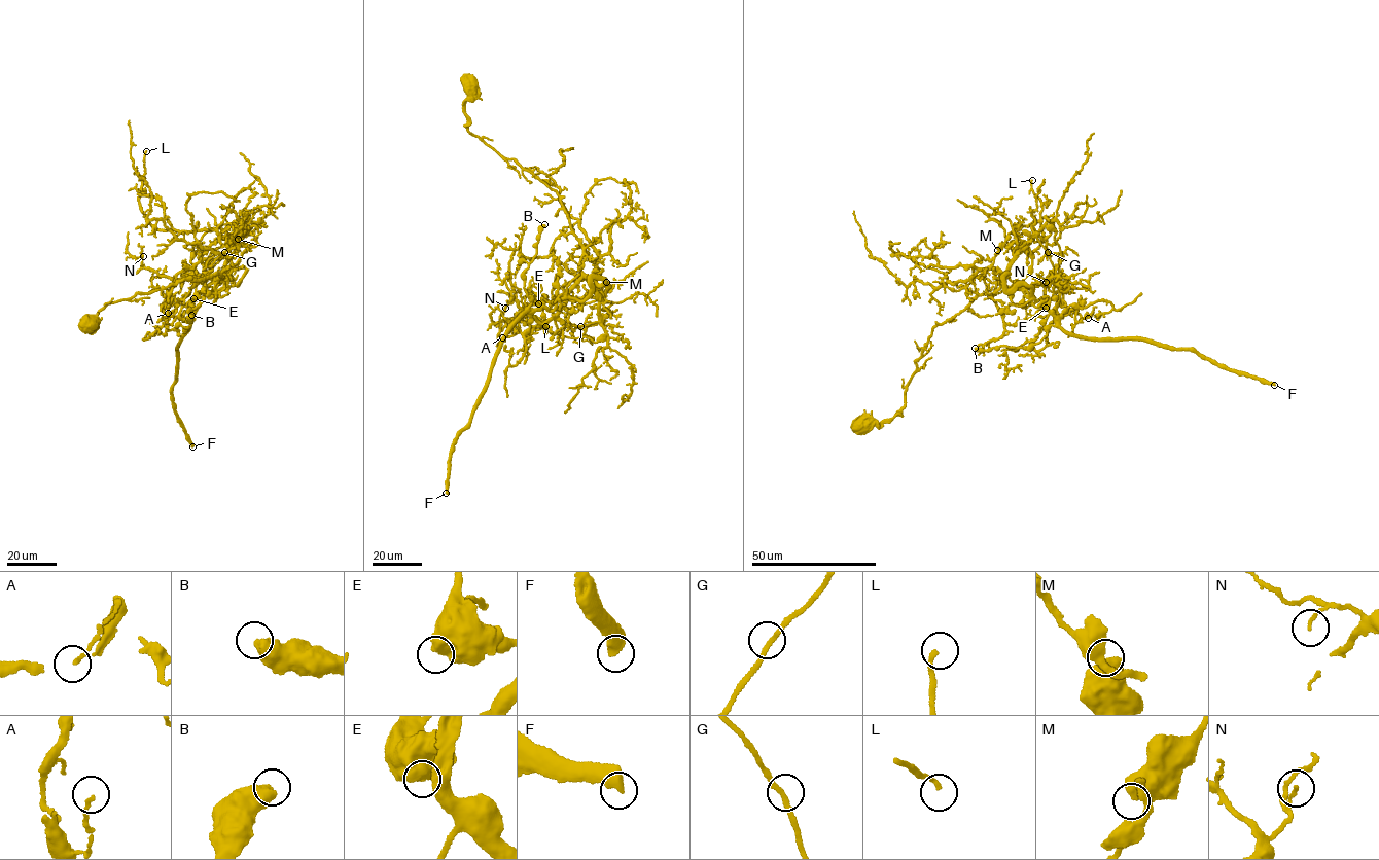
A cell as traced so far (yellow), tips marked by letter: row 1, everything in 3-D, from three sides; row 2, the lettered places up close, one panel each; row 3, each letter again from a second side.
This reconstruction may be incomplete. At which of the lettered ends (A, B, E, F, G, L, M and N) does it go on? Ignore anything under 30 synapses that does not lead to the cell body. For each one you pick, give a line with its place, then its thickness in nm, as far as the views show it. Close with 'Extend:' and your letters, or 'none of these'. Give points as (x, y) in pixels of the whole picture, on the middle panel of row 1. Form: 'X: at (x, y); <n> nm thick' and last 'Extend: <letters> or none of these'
F: at (446, 493); 480 nm thick
Extend: F

